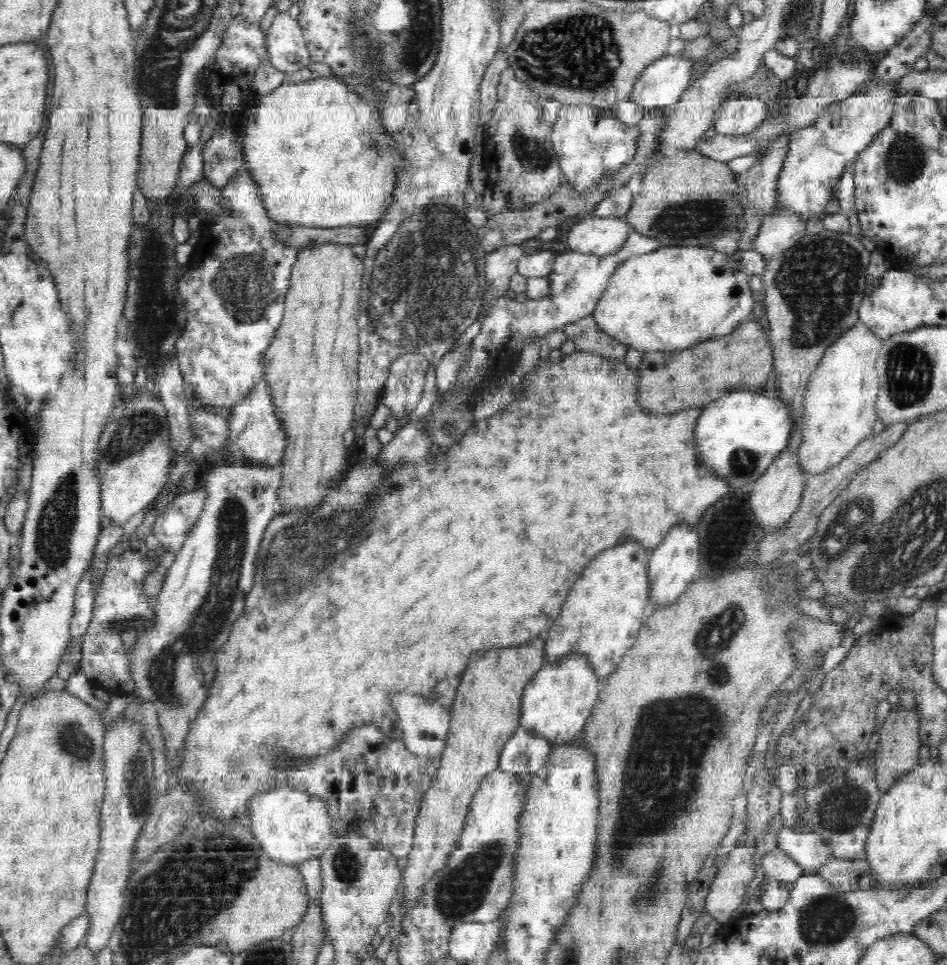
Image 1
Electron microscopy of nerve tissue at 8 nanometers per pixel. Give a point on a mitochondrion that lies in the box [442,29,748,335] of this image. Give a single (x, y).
(690, 219)

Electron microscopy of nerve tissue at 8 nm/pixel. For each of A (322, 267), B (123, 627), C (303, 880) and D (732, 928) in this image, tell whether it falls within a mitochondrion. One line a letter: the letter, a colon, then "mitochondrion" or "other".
A: other
B: mitochondrion
C: other
D: other

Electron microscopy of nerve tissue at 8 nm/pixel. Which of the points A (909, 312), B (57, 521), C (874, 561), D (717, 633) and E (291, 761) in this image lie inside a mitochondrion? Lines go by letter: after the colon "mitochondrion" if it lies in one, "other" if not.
A: other
B: mitochondrion
C: mitochondrion
D: mitochondrion
E: other

